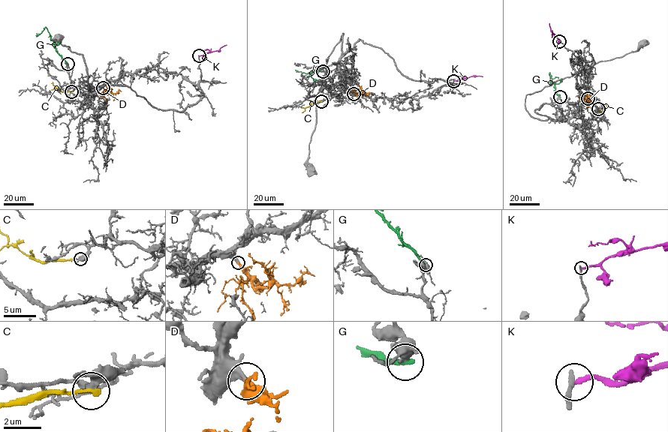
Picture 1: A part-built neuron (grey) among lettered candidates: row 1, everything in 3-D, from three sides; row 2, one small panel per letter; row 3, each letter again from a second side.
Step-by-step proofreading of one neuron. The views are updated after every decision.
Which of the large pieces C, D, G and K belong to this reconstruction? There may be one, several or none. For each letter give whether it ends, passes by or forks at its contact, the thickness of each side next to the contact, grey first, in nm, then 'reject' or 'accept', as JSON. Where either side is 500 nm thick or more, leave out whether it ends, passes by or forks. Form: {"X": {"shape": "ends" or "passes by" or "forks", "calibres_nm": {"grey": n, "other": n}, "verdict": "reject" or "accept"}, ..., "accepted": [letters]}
{"C": {"shape": "ends", "calibres_nm": {"grey": 280, "other": 260}, "verdict": "reject"}, "D": {"shape": "ends", "calibres_nm": {"grey": 300, "other": 300}, "verdict": "accept"}, "G": {"shape": "ends", "calibres_nm": {"grey": 340, "other": 280}, "verdict": "reject"}, "K": {"shape": "ends", "calibres_nm": {"grey": 280, "other": 240}, "verdict": "reject"}, "accepted": ["D"]}

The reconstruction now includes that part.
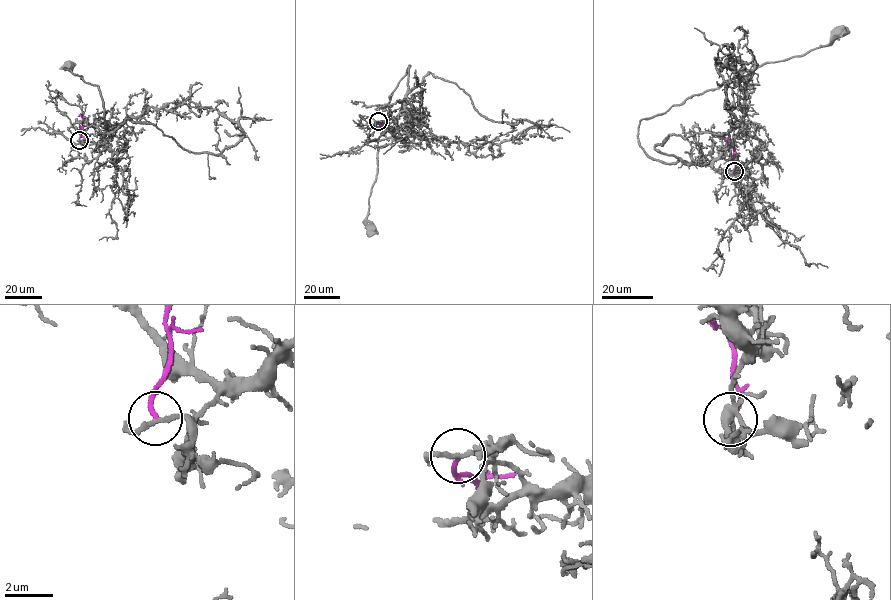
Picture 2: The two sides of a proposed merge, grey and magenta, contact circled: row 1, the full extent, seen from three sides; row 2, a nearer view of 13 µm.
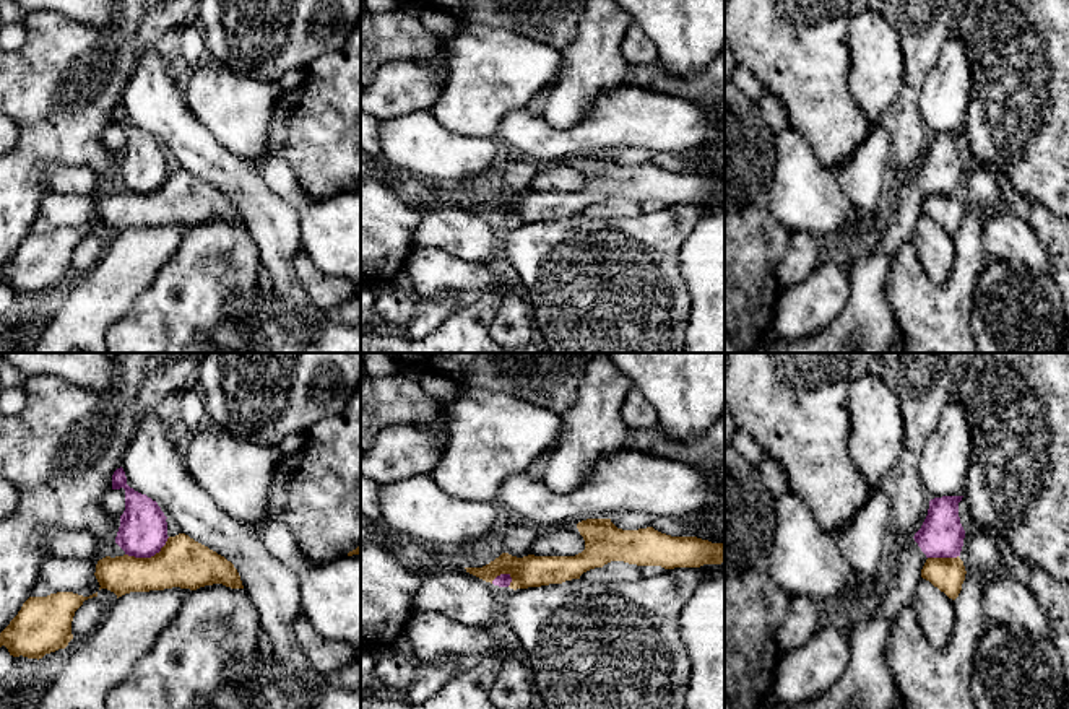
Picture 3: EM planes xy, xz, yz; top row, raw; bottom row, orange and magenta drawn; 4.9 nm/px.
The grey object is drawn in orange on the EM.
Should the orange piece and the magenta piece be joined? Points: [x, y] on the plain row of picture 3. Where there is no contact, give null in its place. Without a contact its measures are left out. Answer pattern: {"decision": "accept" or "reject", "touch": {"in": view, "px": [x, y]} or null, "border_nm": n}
{"decision": "reject", "touch": {"in": "xy", "px": [148, 194]}, "border_nm": 240}

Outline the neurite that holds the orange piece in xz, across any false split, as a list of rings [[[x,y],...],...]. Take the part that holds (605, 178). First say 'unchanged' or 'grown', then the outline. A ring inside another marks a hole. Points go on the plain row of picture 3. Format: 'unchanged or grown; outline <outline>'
unchanged; outline [[[586,154],[577,159],[585,185],[575,192],[523,194],[502,189],[483,203],[465,203],[466,208],[491,218],[500,211],[512,213],[510,224],[541,223],[580,215],[590,205],[611,197],[637,202],[700,203],[725,198],[725,177],[712,179],[697,172],[671,172],[653,163],[638,166],[617,164],[611,154]]]

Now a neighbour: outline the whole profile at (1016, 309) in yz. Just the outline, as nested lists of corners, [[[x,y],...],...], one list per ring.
[[[989,255],[970,324],[980,353],[1061,353],[1063,294],[1053,275]]]

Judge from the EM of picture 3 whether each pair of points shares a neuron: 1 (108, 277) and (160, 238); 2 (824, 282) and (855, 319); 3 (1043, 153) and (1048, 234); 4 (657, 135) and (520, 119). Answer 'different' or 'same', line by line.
1: same
2: different
3: different
4: same

